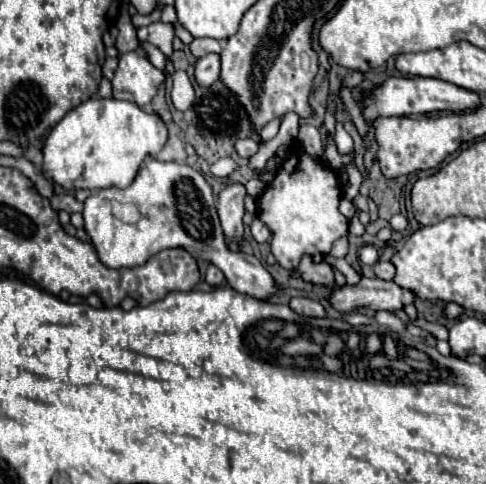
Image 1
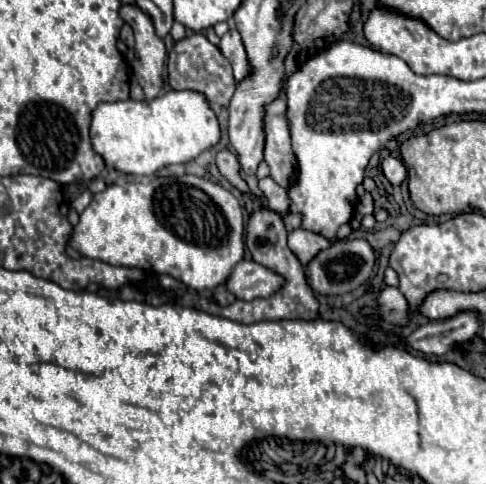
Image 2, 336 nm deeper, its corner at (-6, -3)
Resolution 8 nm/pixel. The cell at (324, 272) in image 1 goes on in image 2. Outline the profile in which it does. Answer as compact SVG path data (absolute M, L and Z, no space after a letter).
M296 228L288 234L288 246L302 264L308 264L308 260L312 260L312 256L316 256L320 248L328 248L328 244L330 242L324 236L304 228Z

